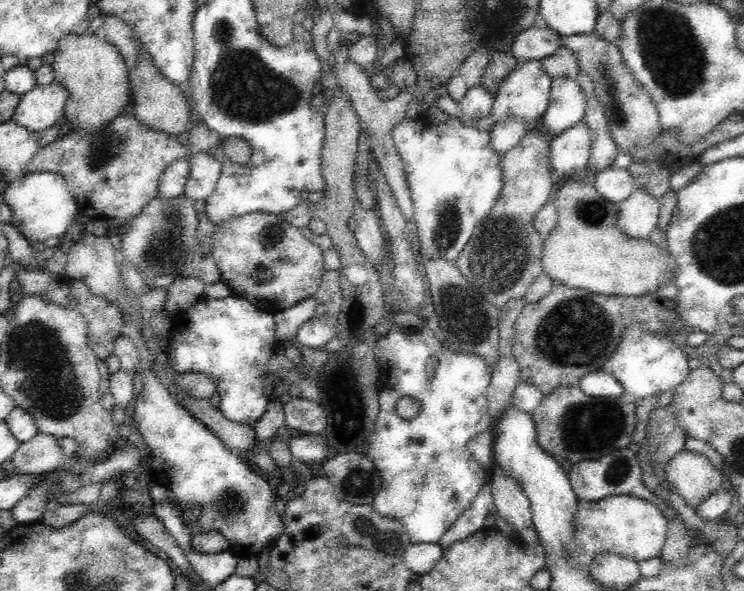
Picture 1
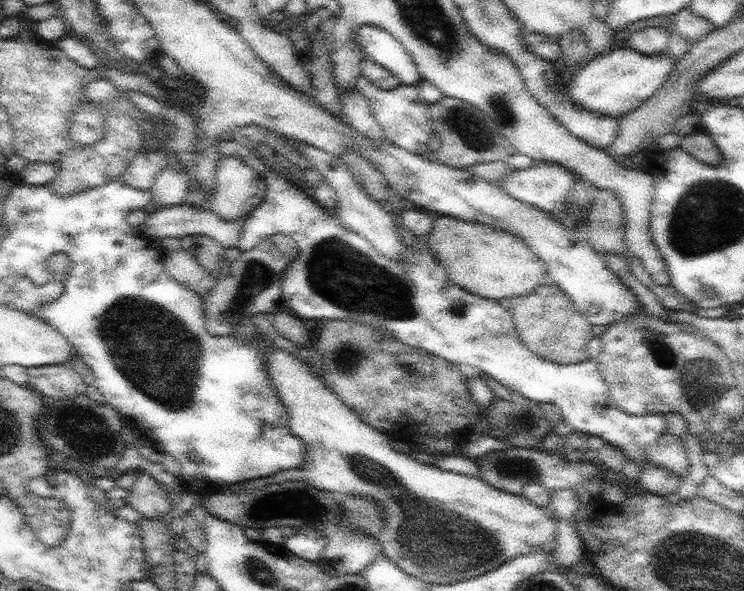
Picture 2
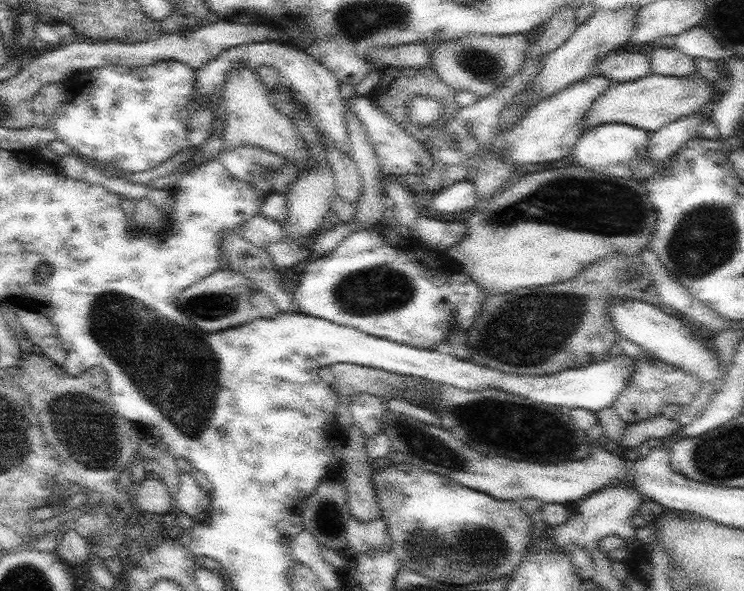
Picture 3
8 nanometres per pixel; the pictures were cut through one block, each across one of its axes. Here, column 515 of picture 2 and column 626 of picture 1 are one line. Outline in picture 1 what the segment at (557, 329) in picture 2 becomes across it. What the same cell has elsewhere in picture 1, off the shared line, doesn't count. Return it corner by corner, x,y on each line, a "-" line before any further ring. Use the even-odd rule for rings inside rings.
555,284
544,298
535,304
528,303
523,308
514,326
516,333
511,354
520,363
520,381
538,386
548,396
558,386
579,386
582,376
598,370
604,360
614,352
622,332
628,328
630,322
637,320
647,332
669,332
677,315
676,302
662,298
657,291
638,297
603,296

